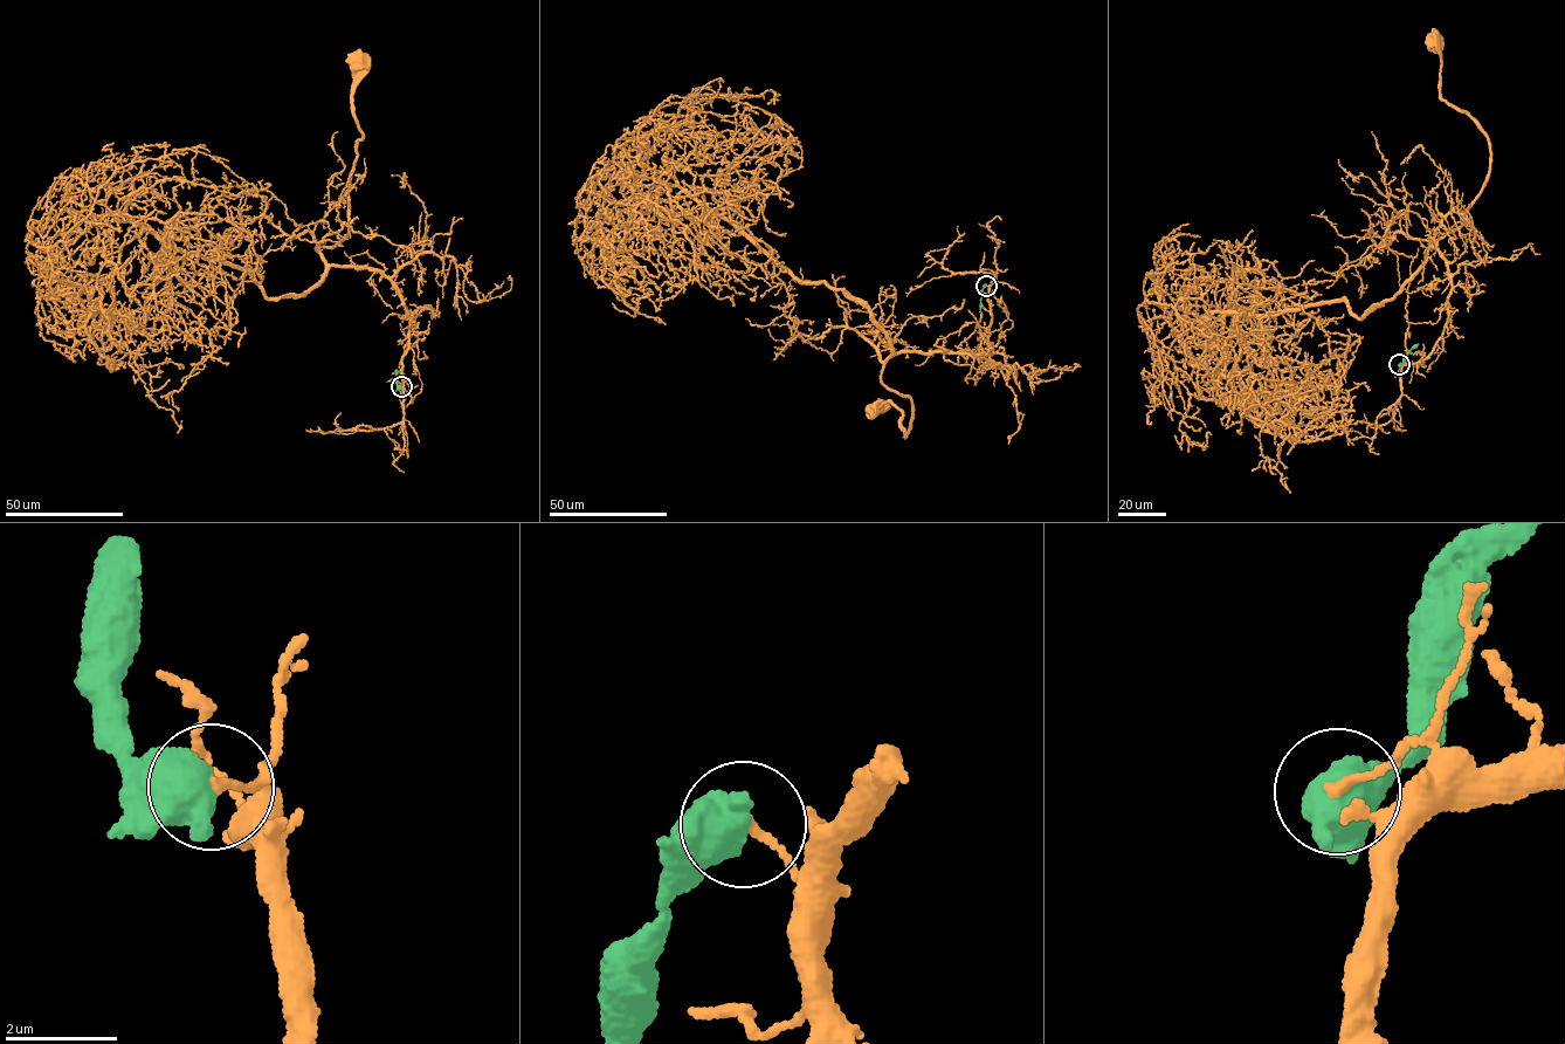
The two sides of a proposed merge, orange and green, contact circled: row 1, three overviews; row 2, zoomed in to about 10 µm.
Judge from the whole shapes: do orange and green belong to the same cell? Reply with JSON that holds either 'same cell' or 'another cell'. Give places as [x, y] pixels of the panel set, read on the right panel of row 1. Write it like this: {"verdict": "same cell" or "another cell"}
{"verdict": "another cell"}

